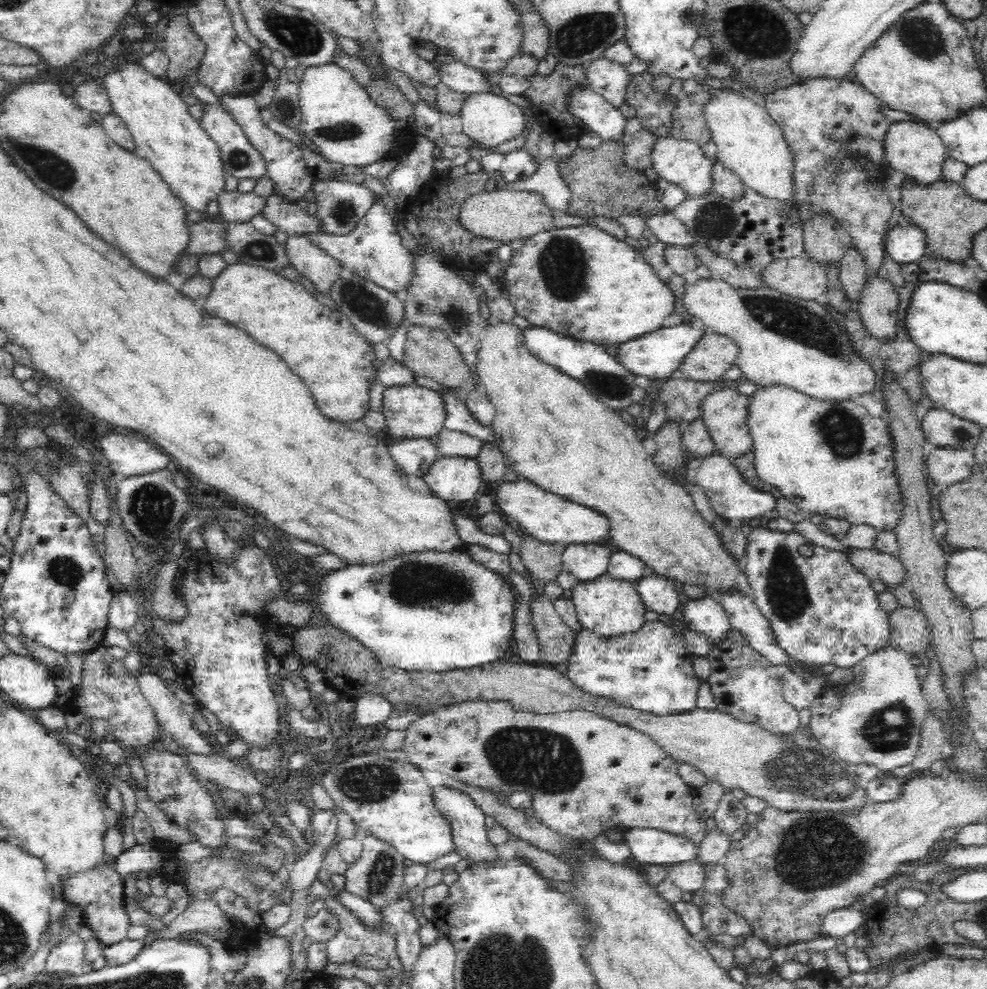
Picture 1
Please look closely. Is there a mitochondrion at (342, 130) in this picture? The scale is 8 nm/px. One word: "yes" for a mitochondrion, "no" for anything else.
yes

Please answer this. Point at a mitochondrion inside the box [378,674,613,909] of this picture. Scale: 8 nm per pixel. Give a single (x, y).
(524, 755)

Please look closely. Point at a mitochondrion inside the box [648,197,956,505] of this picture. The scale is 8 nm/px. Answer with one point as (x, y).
(791, 319)

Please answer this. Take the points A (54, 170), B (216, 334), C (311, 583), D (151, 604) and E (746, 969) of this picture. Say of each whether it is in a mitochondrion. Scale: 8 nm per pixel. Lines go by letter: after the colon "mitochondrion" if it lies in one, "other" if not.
A: mitochondrion
B: other
C: other
D: other
E: other

